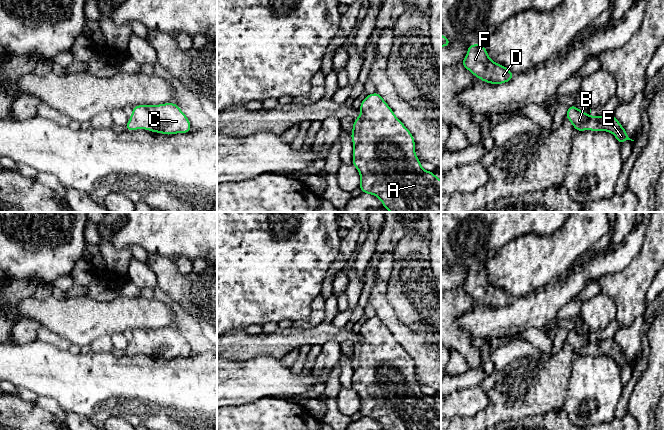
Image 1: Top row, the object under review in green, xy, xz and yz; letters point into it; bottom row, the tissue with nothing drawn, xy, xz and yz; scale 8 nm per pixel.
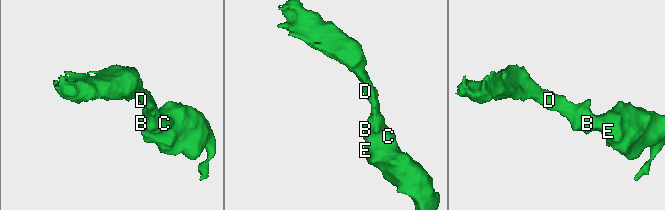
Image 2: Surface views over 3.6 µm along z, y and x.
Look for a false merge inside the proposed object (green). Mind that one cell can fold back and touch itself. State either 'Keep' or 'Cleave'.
Keep

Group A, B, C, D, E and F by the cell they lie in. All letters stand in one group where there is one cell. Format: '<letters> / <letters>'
A B C D E F

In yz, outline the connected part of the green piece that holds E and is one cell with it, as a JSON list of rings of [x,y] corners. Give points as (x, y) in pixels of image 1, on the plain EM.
[[[570,329],[568,330],[565,342],[572,347],[575,355],[607,355],[612,357],[620,368],[627,364],[634,365],[628,361],[627,355],[624,354],[614,339],[594,341],[587,339],[576,330]]]

